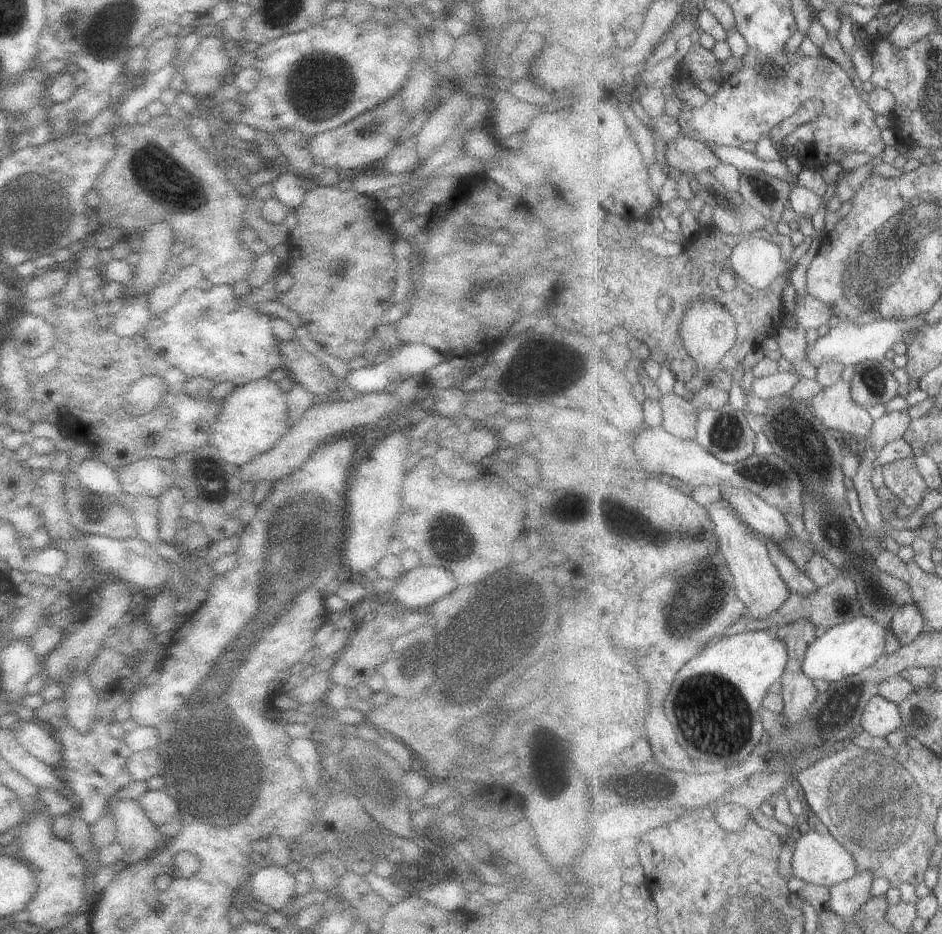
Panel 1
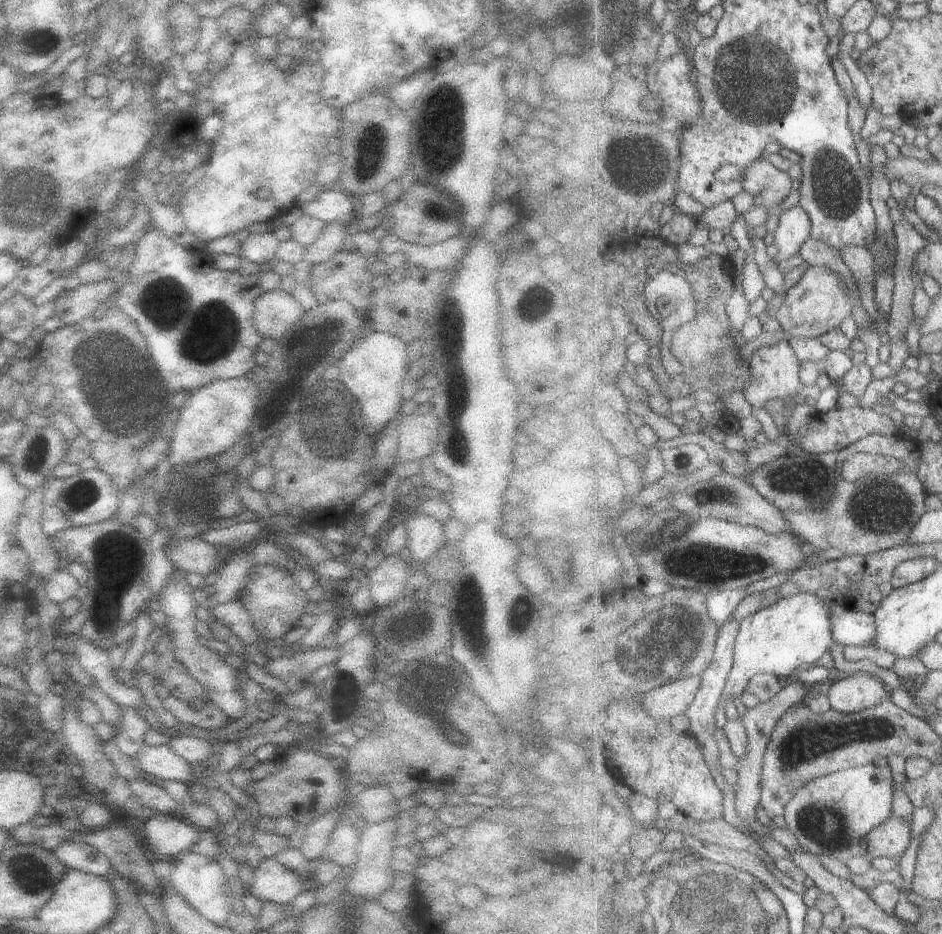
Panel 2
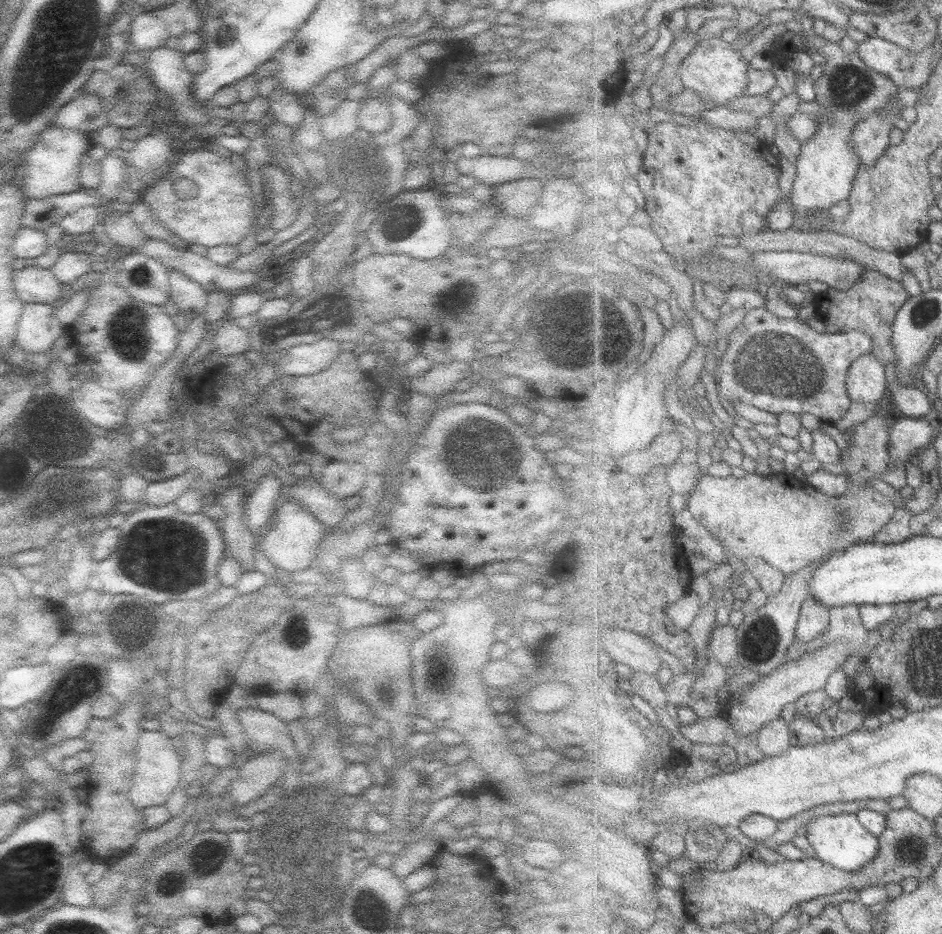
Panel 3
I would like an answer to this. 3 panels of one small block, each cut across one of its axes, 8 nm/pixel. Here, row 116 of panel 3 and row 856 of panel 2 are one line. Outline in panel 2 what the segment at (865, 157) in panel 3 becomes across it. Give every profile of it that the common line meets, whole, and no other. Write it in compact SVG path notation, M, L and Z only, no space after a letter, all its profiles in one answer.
M890 816L868 834L867 859L875 860L879 857L890 857L896 860L909 848L912 838L912 820L907 822L903 818Z

